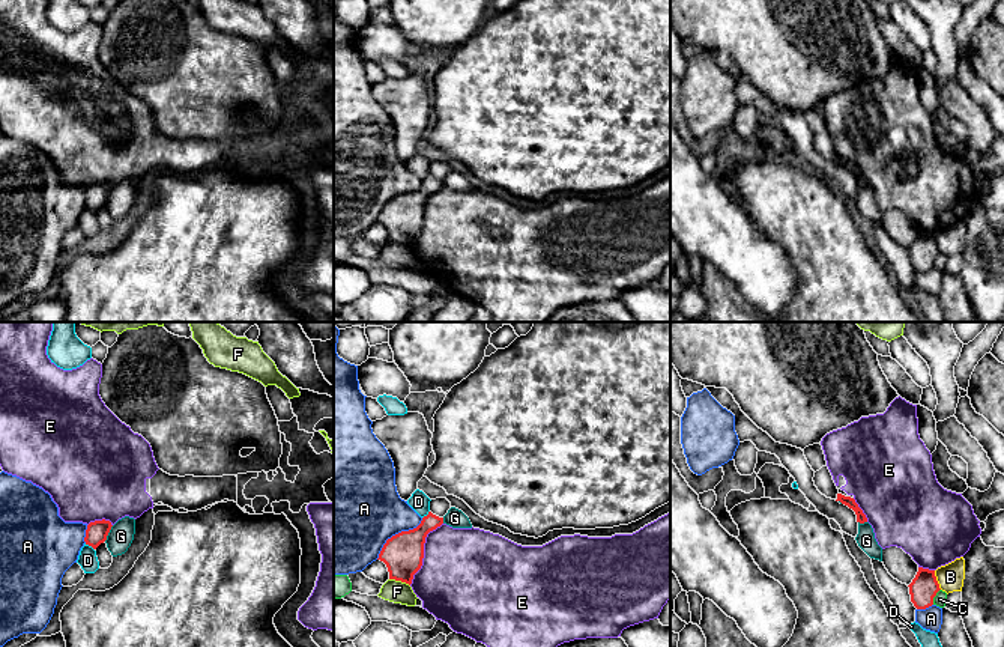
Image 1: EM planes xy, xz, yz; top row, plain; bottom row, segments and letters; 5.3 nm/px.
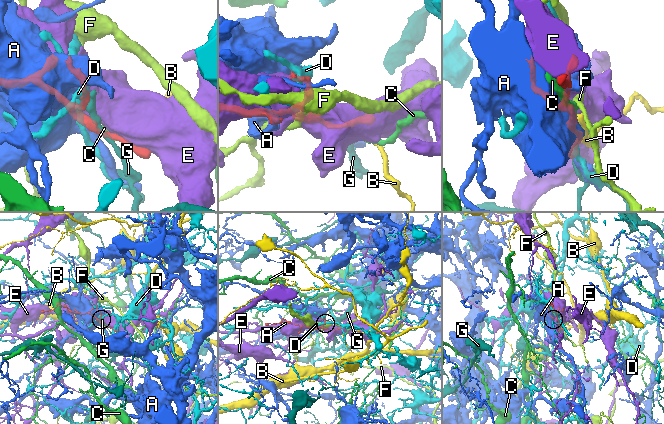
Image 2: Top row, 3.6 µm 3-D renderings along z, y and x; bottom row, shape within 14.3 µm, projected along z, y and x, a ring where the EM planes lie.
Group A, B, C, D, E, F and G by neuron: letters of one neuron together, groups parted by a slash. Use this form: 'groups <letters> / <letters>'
groups A / B / C / D / E / F / G

